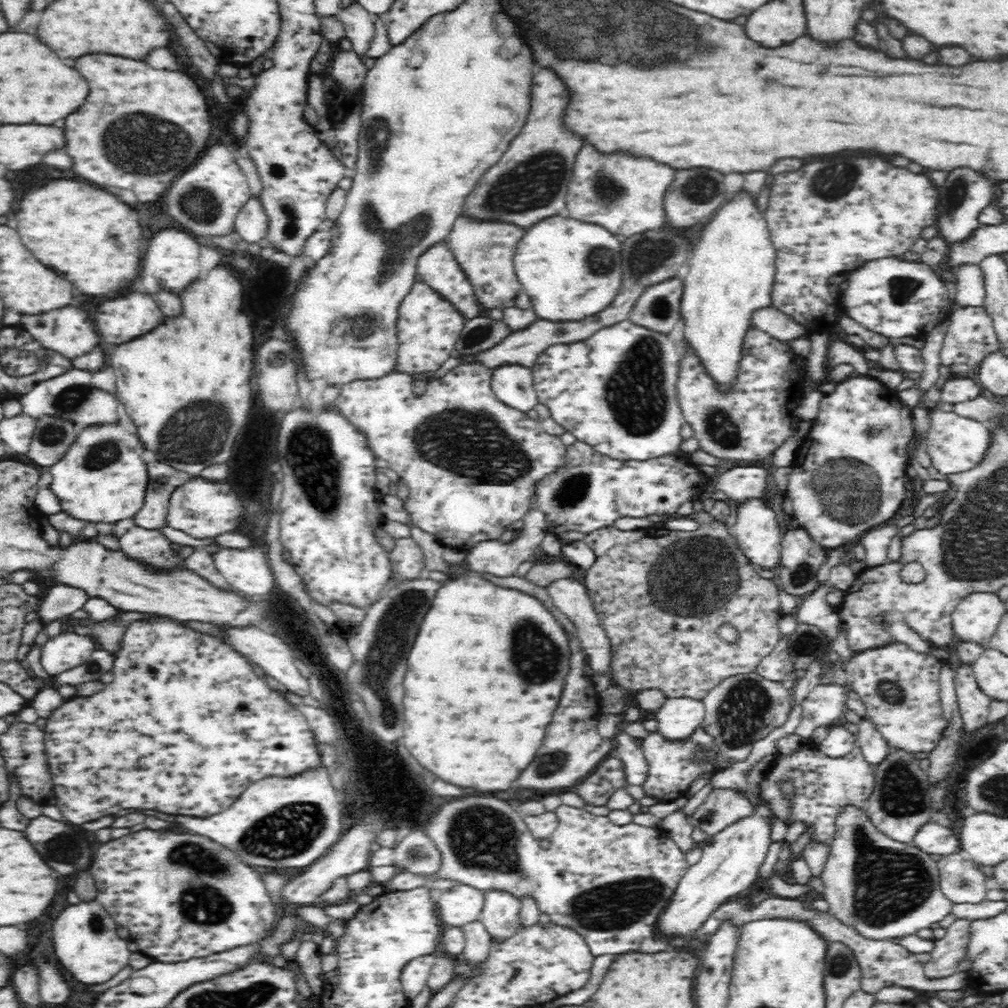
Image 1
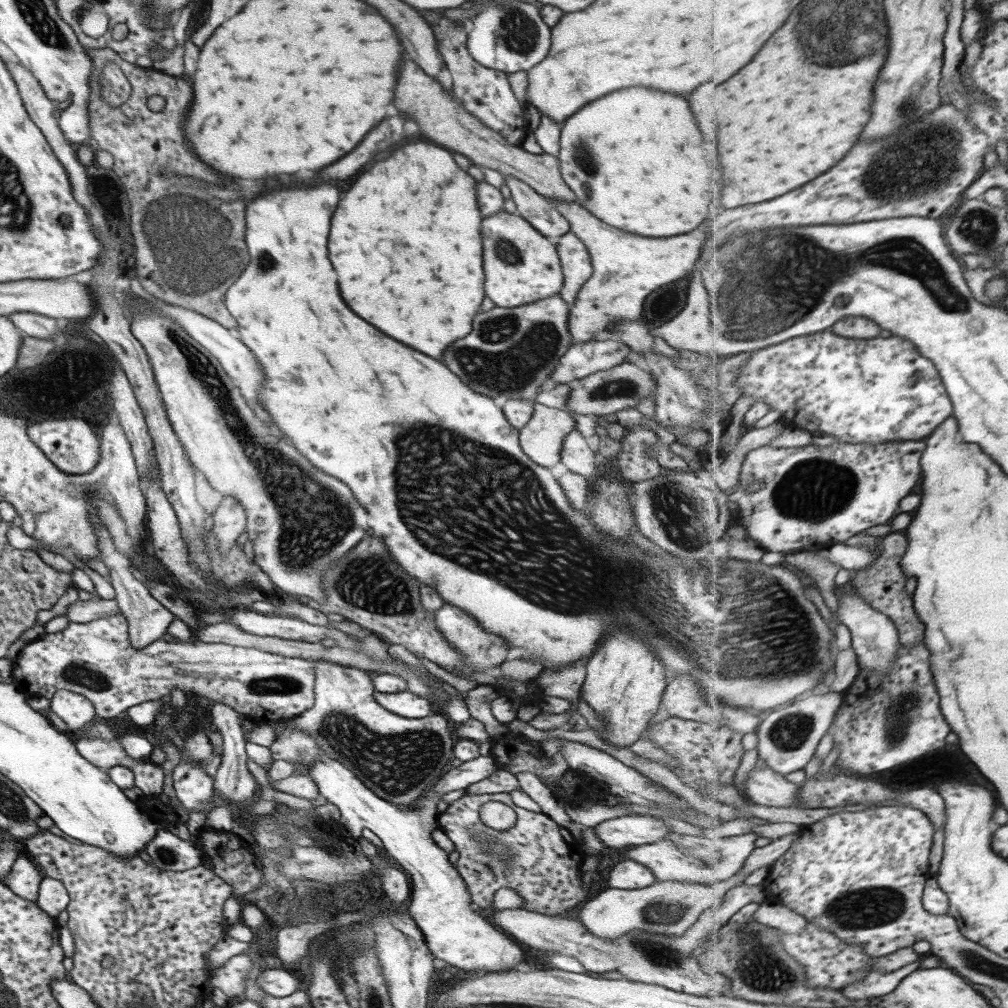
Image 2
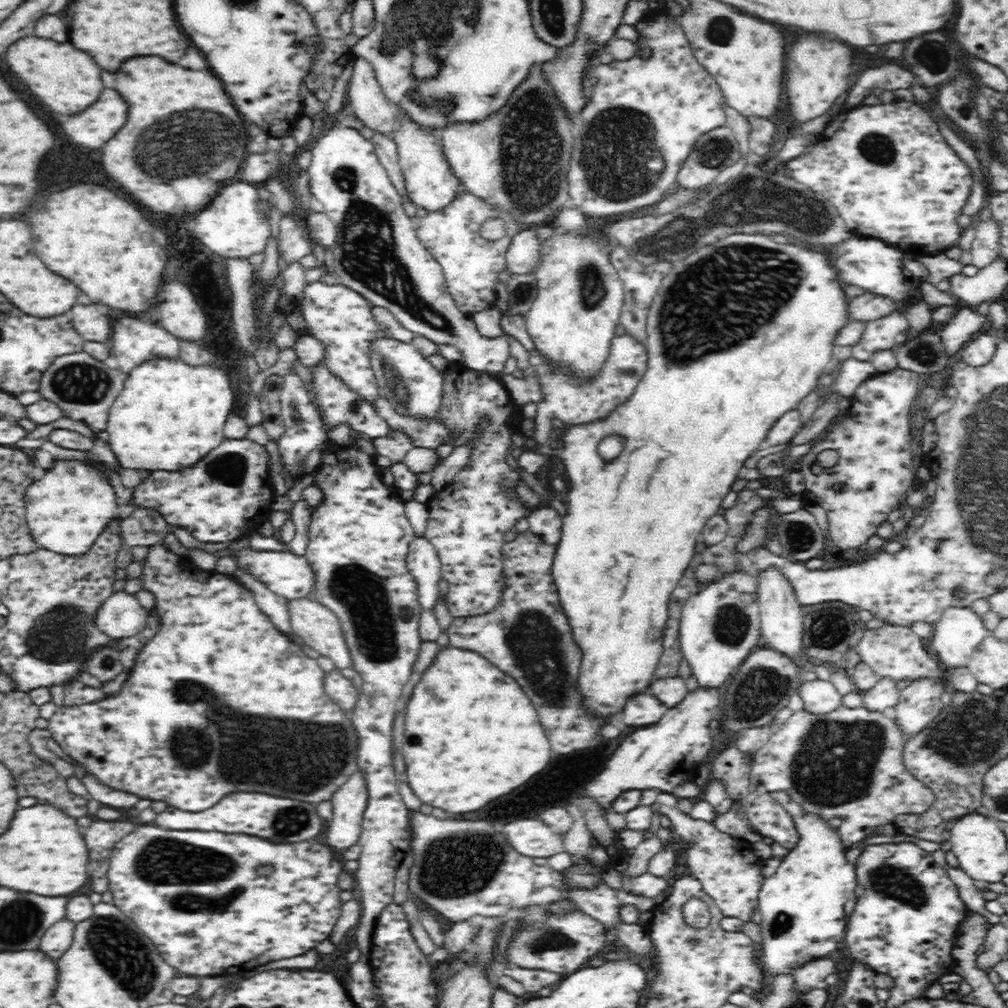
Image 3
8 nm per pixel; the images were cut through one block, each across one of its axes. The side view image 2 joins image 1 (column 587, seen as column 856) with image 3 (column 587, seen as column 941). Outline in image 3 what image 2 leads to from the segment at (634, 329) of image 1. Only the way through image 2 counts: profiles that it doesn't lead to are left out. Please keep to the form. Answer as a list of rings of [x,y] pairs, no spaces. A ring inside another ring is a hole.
[[[616,336],[610,342],[608,356],[598,368],[594,376],[577,376],[569,366],[557,364],[549,360],[538,349],[528,354],[530,370],[538,375],[538,386],[542,393],[542,400],[536,403],[535,430],[533,435],[534,446],[537,450],[547,444],[544,434],[552,430],[552,420],[558,418],[568,426],[576,427],[605,419],[613,410],[621,407],[634,394],[635,388],[642,380],[647,369],[647,347],[633,336]]]

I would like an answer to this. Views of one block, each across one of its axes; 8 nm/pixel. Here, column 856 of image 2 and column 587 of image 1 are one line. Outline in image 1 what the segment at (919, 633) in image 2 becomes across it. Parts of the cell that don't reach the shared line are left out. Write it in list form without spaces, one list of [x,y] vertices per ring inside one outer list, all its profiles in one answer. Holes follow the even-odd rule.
[[[695,510],[687,517],[698,524],[694,531],[678,532],[664,529],[662,526],[653,526],[636,531],[622,531],[615,527],[609,527],[587,535],[583,541],[596,553],[596,562],[586,569],[583,583],[593,601],[595,612],[599,618],[599,626],[602,627],[607,640],[609,640],[609,647],[611,648],[609,666],[611,666],[611,678],[614,684],[637,693],[641,690],[660,689],[670,698],[702,700],[706,693],[720,684],[722,680],[726,680],[730,676],[755,672],[754,670],[758,668],[762,659],[765,659],[774,650],[774,646],[778,644],[780,630],[777,627],[777,621],[784,613],[782,606],[780,606],[781,602],[778,600],[777,579],[768,580],[768,578],[762,578],[758,574],[757,566],[749,562],[748,557],[738,546],[736,538],[731,535],[730,528],[725,522],[715,520],[715,517],[706,511],[698,512]],[[722,623],[733,624],[738,629],[738,633],[740,633],[738,644],[726,644],[718,638],[717,630]]]

